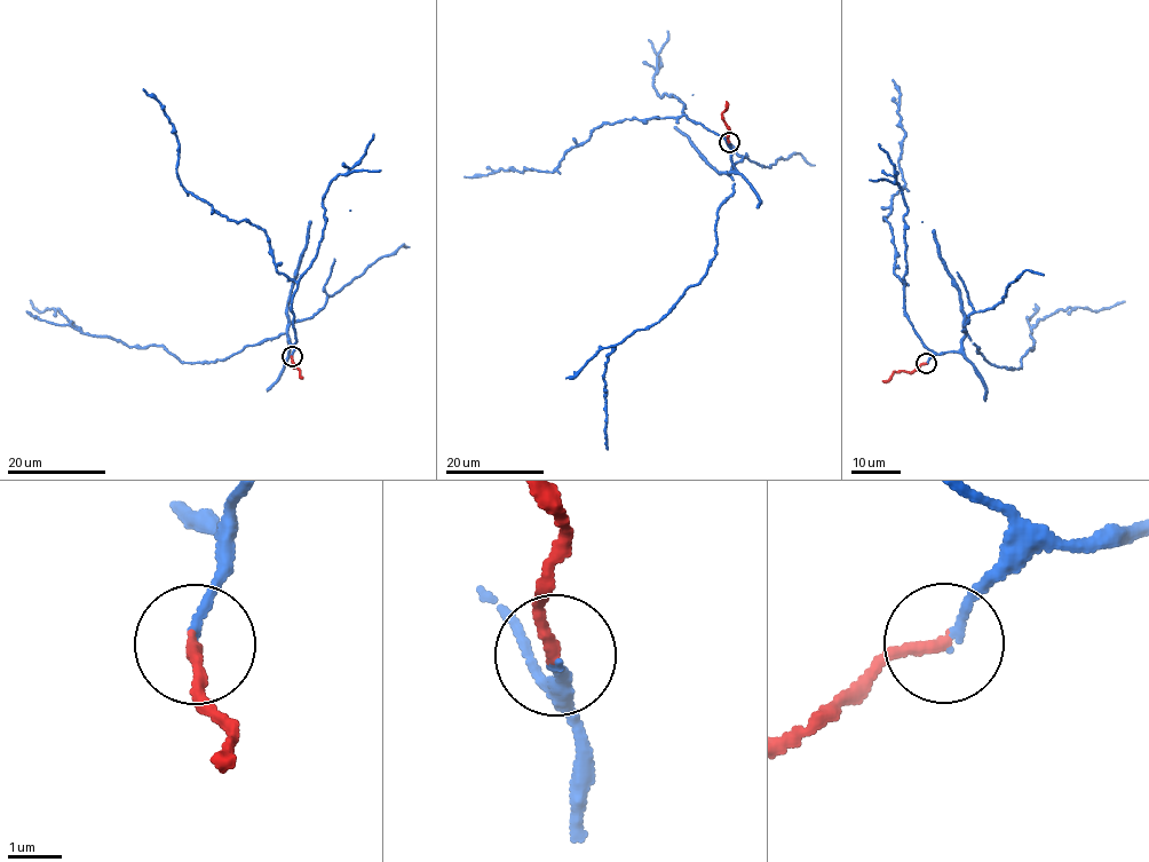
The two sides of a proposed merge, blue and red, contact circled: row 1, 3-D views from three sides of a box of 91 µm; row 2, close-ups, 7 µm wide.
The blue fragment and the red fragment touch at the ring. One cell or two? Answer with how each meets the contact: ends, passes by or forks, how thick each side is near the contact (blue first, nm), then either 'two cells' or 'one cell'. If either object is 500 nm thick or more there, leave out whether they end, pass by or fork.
blue ends; red ends; calibres 140 and 220 nm; one cell

